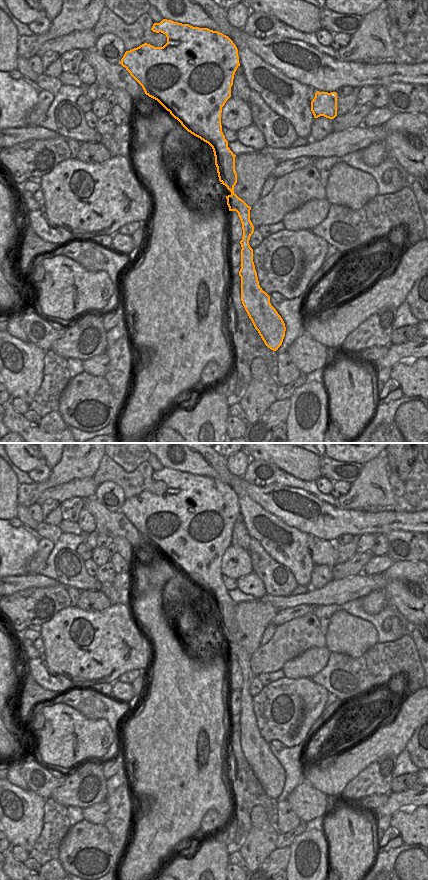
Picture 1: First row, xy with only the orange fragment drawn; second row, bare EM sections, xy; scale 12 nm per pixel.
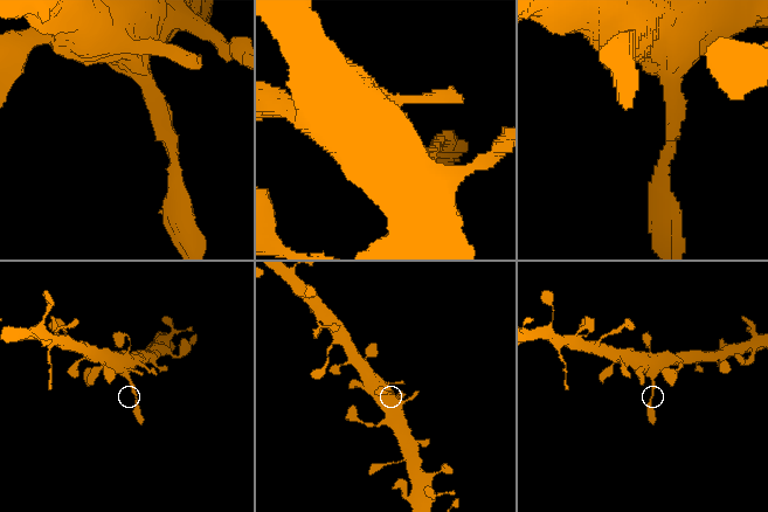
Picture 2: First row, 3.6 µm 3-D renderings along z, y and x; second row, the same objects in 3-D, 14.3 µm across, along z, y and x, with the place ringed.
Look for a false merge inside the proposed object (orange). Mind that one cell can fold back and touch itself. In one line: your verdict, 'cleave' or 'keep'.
keep

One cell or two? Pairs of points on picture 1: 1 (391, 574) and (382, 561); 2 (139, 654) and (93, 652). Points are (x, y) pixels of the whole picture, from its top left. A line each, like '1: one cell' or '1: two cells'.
1: two cells
2: one cell

